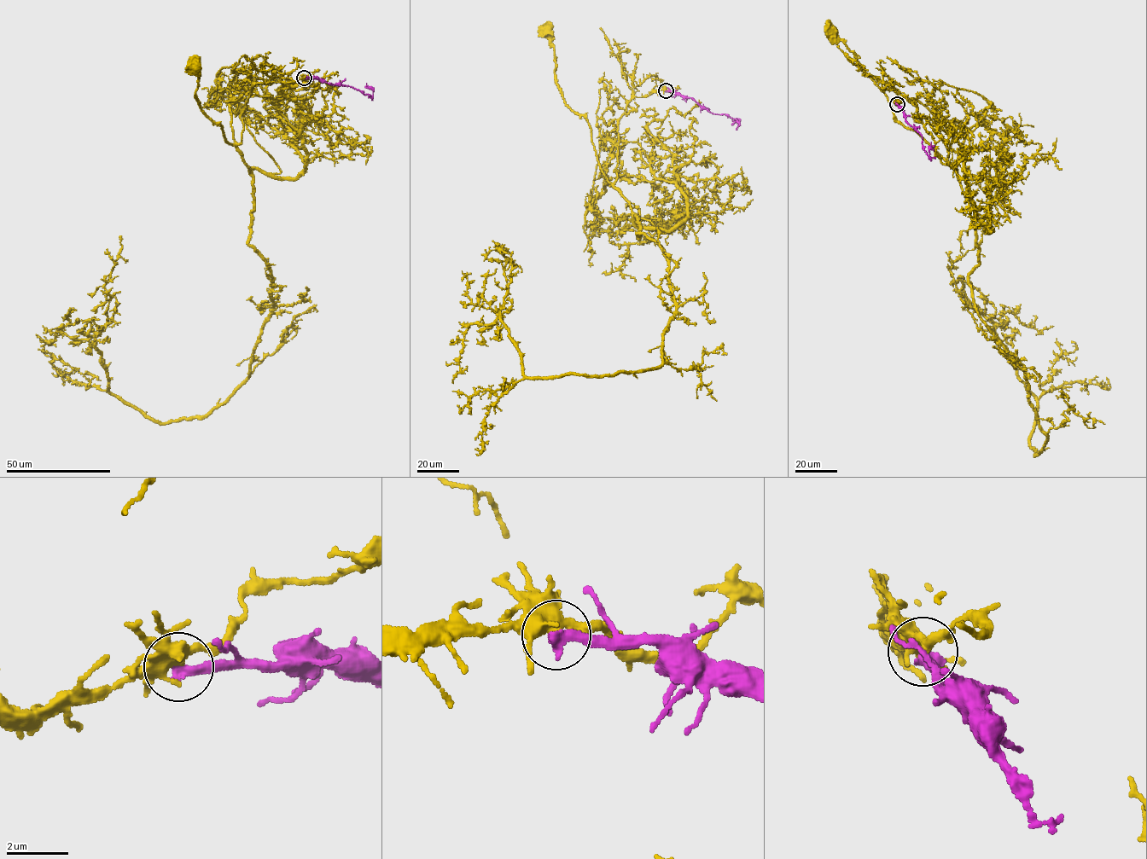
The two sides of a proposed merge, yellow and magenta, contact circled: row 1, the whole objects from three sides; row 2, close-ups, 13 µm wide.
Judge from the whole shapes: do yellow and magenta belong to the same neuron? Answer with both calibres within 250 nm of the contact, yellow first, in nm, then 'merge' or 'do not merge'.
360/400 nm | do not merge

